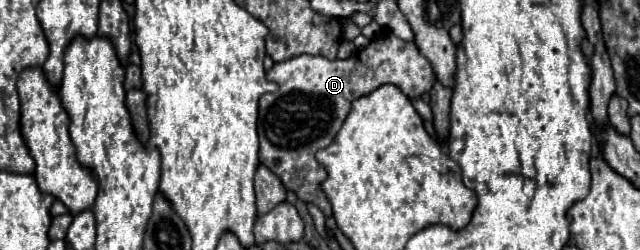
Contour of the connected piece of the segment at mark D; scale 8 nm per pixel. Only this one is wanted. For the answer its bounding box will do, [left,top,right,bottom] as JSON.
[260,33,436,217]

